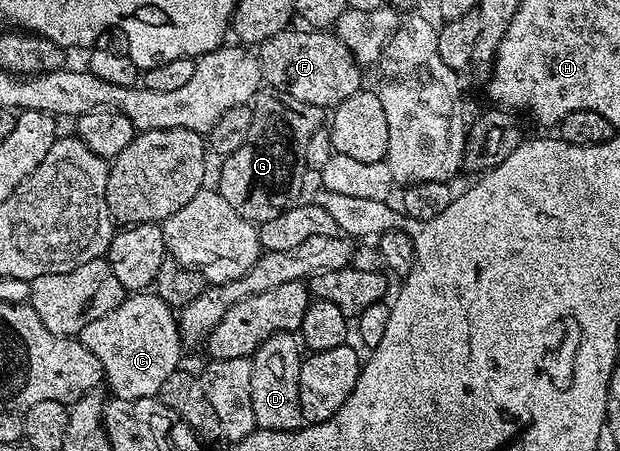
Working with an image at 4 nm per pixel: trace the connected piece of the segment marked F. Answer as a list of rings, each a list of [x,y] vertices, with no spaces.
[[[284,28],[257,46],[256,56],[262,79],[269,88],[319,107],[333,107],[344,103],[344,99],[356,95],[363,88],[363,66],[358,64],[352,51],[344,47],[337,35],[330,31],[294,28]]]

